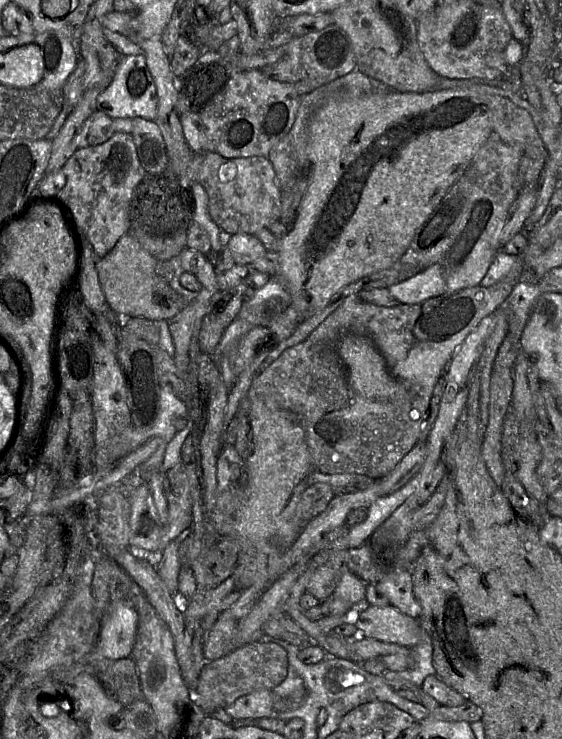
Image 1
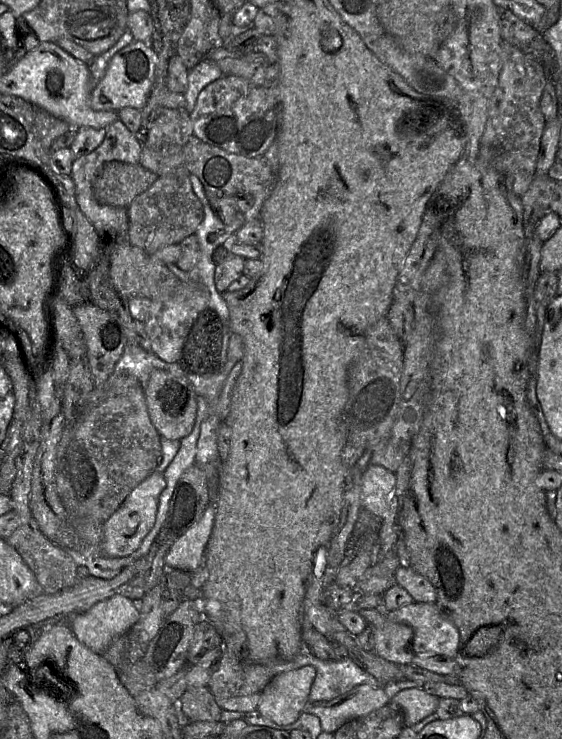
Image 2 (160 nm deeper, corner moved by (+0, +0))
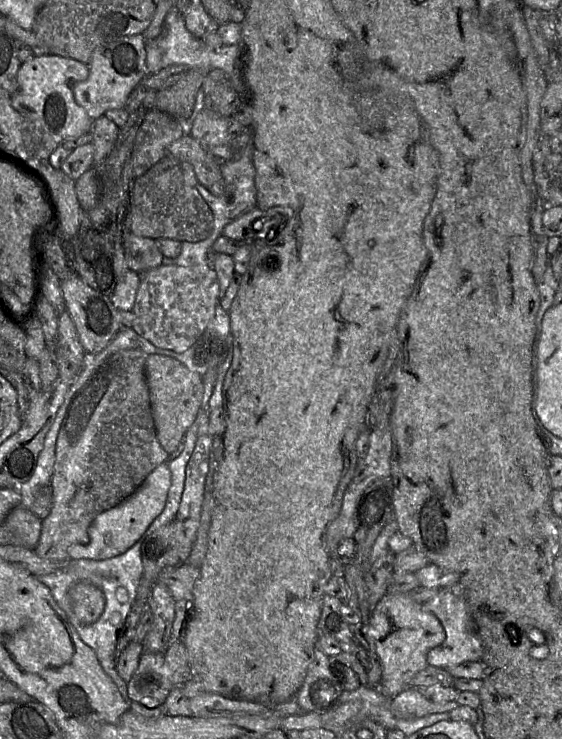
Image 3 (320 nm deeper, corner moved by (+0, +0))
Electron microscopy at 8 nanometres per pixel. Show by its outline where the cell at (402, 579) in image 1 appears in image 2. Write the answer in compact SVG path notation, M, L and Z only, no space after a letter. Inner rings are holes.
M402 563L394 573L394 583L401 586L412 596L415 603L435 603L435 587L406 563Z

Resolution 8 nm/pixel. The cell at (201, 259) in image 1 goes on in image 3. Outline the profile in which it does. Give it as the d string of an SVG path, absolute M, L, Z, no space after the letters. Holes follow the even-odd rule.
M134 233L125 236L124 247L126 251L126 263L130 270L145 273L148 270L160 266L164 255L158 247L158 243L147 237L139 237Z

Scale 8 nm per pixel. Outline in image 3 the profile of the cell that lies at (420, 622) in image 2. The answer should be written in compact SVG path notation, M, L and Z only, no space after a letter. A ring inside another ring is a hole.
M459 582L440 589L434 598L422 604L422 609L439 619L446 634L445 641L428 652L429 665L448 668L469 661L481 661L484 651L483 644L469 610L465 590Z

